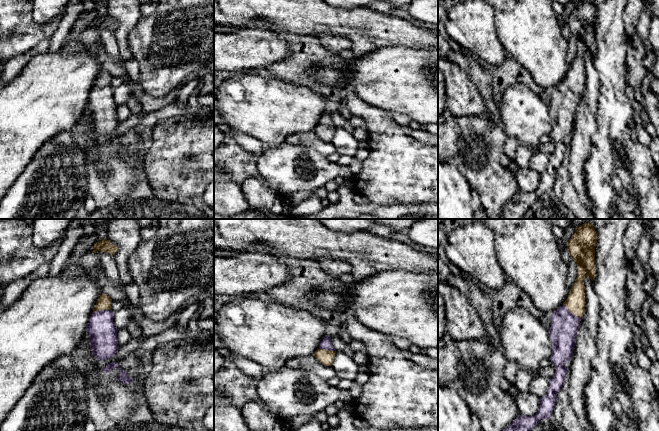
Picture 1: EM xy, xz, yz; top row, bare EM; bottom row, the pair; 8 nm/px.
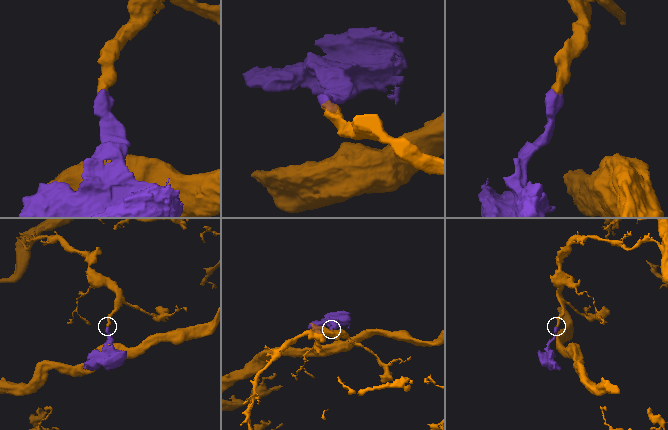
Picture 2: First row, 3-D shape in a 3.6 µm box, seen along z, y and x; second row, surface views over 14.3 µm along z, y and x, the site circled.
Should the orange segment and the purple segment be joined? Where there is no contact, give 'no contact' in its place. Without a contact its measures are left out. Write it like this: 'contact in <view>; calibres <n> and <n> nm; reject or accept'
contact in yz; calibres 160 and 220 nm; accept

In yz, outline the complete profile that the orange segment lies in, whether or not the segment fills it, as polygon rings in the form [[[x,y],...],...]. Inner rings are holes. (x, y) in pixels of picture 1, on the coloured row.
[[[586,222],[576,228],[567,242],[567,250],[577,264],[577,277],[563,305],[550,317],[550,360],[556,367],[555,374],[549,379],[549,388],[540,399],[537,413],[534,416],[519,415],[503,431],[531,431],[540,421],[552,417],[557,395],[568,372],[564,363],[571,359],[574,352],[577,331],[585,311],[584,280],[588,276],[593,281],[596,276],[596,243],[594,225]]]

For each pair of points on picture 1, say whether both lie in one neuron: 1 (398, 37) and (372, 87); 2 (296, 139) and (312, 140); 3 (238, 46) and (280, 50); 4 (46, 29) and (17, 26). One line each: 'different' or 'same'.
1: different
2: same
3: same
4: same

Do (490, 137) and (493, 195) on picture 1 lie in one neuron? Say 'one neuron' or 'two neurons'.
one neuron

